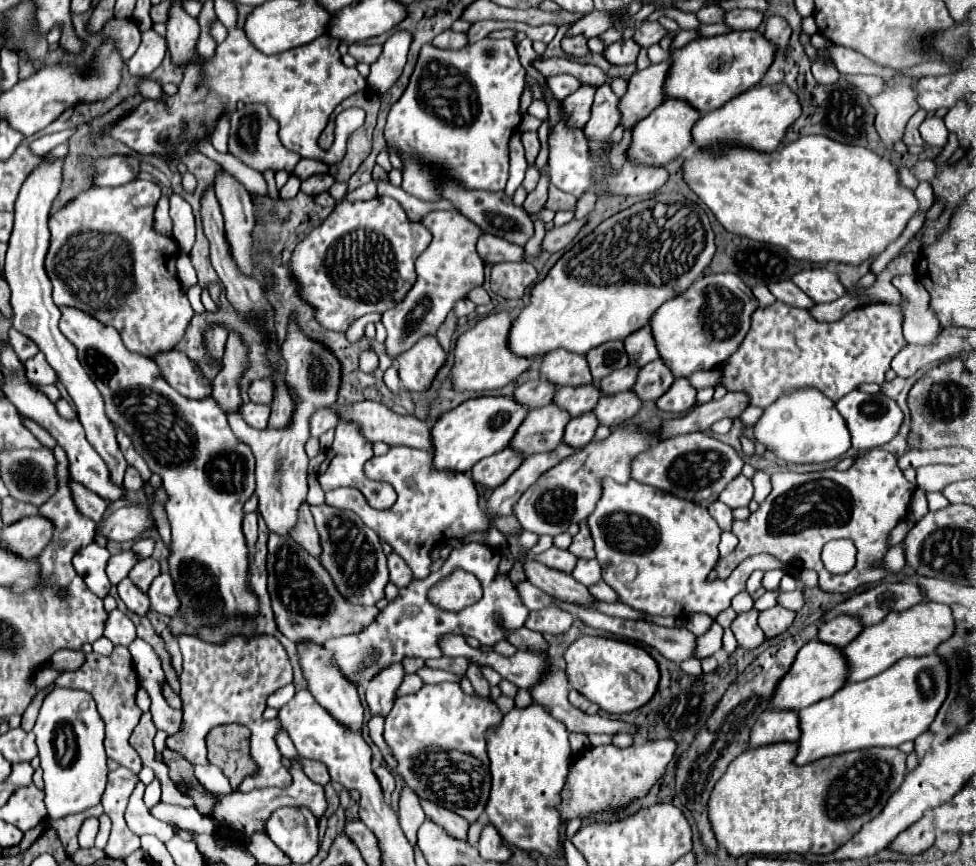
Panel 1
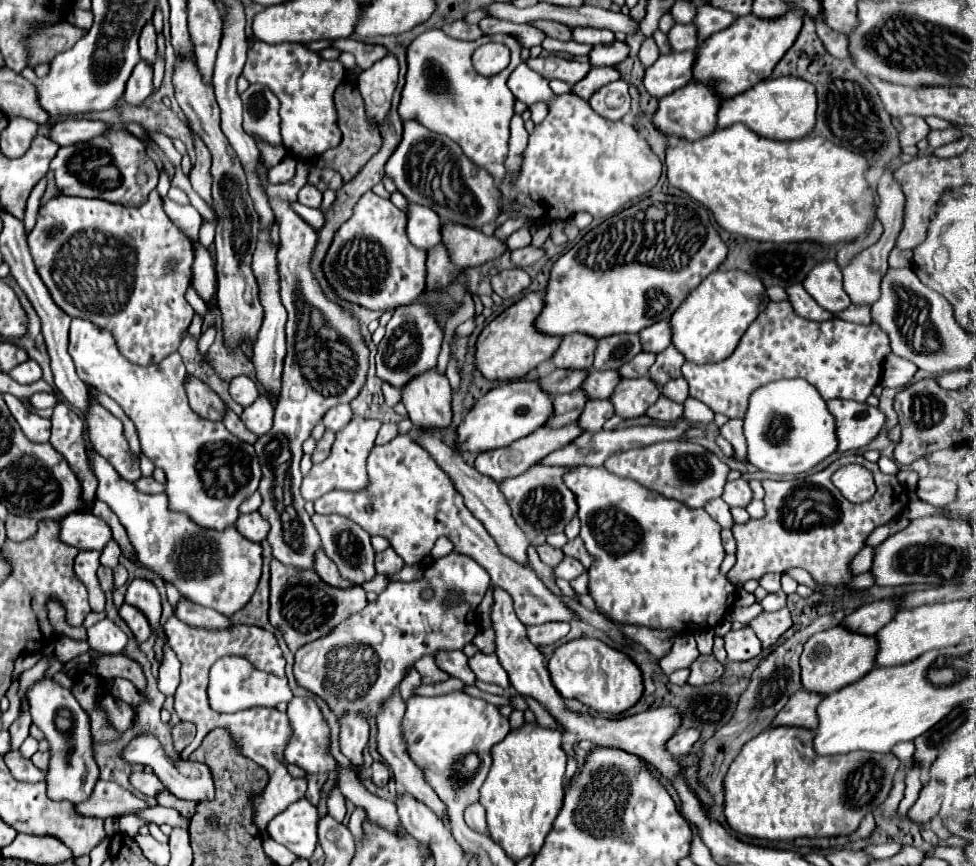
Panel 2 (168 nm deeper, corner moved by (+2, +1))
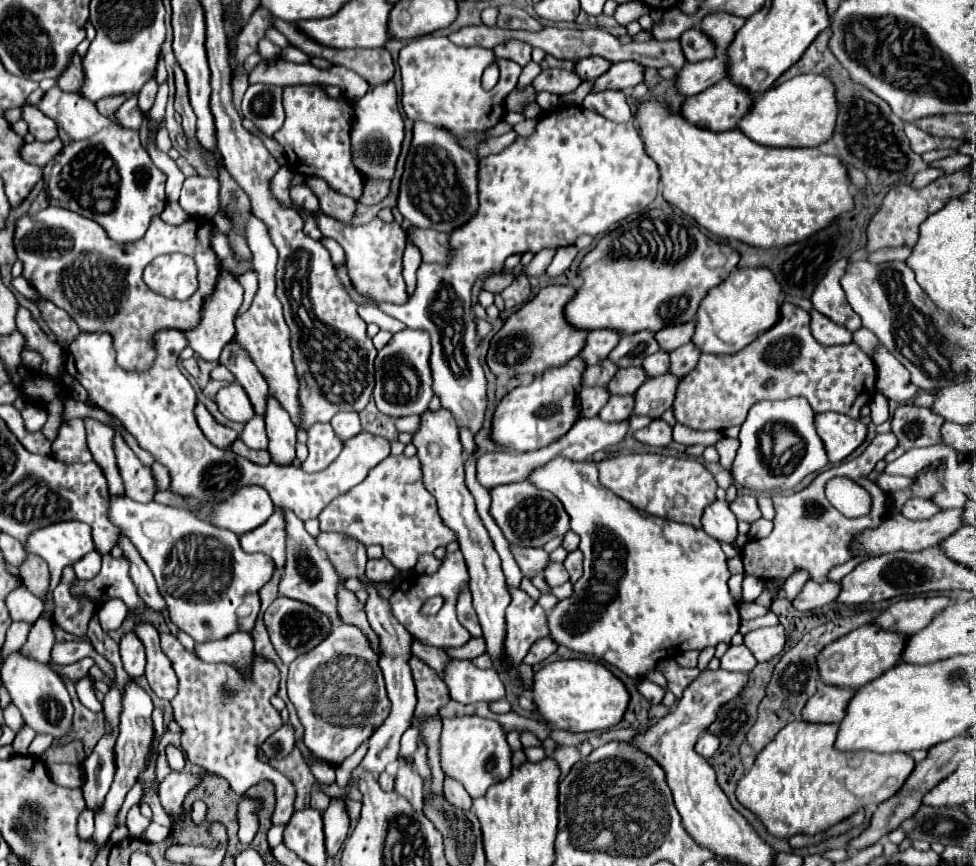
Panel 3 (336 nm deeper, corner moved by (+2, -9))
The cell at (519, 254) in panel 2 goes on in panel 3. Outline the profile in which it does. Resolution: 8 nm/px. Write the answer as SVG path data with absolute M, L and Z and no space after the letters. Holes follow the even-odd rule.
M511 270L501 272L501 274L493 274L491 278L487 278L487 280L485 280L483 290L489 290L489 292L497 294L497 292L505 290L505 288L515 280L515 276L517 276L517 274L515 274L515 272L511 272Z

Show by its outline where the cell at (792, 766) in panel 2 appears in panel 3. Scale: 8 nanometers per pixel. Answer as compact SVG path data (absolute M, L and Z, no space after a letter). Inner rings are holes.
M803 720L787 724L755 758L751 770L739 780L735 796L751 810L775 838L795 834L817 836L847 820L859 808L881 804L891 798L913 770L907 754L837 752L834 743L839 724L821 726Z

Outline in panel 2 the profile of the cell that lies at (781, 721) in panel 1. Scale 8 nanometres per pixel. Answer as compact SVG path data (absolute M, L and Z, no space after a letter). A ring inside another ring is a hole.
M809 690L793 694L793 700L789 700L789 704L777 714L777 720L773 720L773 726L803 726L815 730L819 726L817 706L821 700L821 694Z

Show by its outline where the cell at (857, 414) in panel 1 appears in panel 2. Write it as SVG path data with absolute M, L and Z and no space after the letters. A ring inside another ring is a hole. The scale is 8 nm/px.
M829 400L827 408L835 418L839 452L867 446L881 430L885 416L879 408L857 404L853 400Z

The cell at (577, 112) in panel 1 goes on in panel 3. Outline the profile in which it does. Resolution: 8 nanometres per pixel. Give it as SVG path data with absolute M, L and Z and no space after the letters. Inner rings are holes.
M617 62L609 68L609 72L605 72L603 76L599 76L593 82L593 90L591 92L601 92L601 90L625 90L625 88L633 88L635 84L639 84L643 80L643 66L637 62Z

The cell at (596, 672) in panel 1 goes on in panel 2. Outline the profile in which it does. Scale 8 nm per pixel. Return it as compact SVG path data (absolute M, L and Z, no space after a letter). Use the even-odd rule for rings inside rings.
M581 638L581 640L571 640L561 644L549 664L547 664L551 682L555 690L563 698L575 698L581 704L589 706L595 712L603 714L621 714L627 708L631 708L643 692L643 680L641 680L641 670L635 666L635 662L615 650L603 644L601 640L591 640L591 638Z

